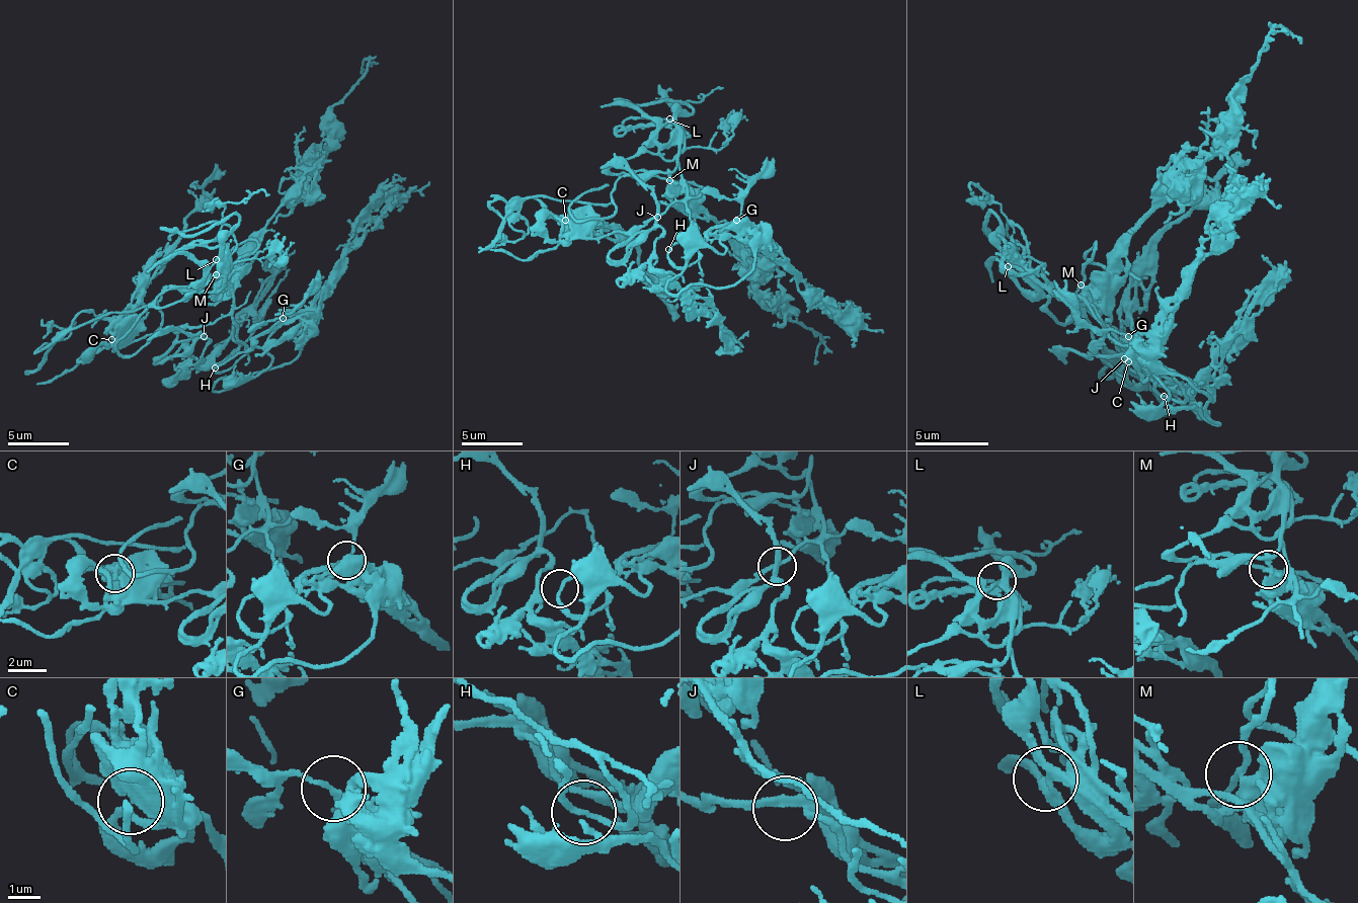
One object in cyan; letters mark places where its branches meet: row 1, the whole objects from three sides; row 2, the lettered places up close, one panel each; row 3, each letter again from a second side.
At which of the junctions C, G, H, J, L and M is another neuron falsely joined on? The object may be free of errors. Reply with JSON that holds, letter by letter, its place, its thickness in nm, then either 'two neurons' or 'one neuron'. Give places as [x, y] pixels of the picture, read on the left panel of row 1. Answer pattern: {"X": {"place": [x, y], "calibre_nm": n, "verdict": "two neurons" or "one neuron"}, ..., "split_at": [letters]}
{"C": {"place": [111, 339], "calibre_nm": 320, "verdict": "one neuron"}, "G": {"place": [283, 318], "calibre_nm": 240, "verdict": "one neuron"}, "H": {"place": [215, 367], "calibre_nm": 140, "verdict": "one neuron"}, "J": {"place": [204, 336], "calibre_nm": 200, "verdict": "one neuron"}, "L": {"place": [216, 259], "calibre_nm": 220, "verdict": "one neuron"}, "M": {"place": [216, 274], "calibre_nm": 170, "verdict": "one neuron"}, "split_at": []}

